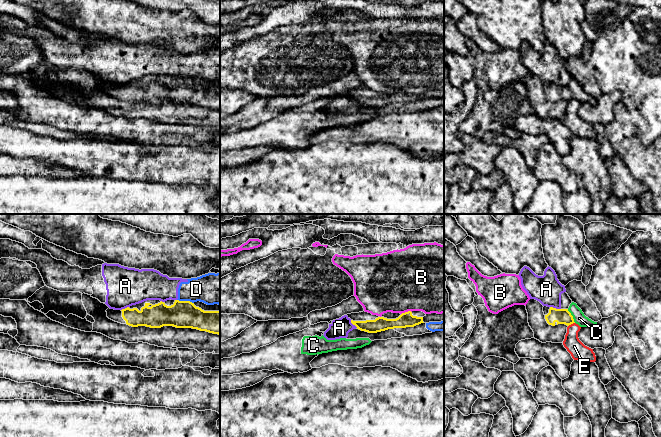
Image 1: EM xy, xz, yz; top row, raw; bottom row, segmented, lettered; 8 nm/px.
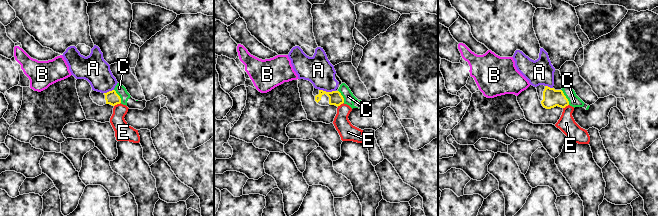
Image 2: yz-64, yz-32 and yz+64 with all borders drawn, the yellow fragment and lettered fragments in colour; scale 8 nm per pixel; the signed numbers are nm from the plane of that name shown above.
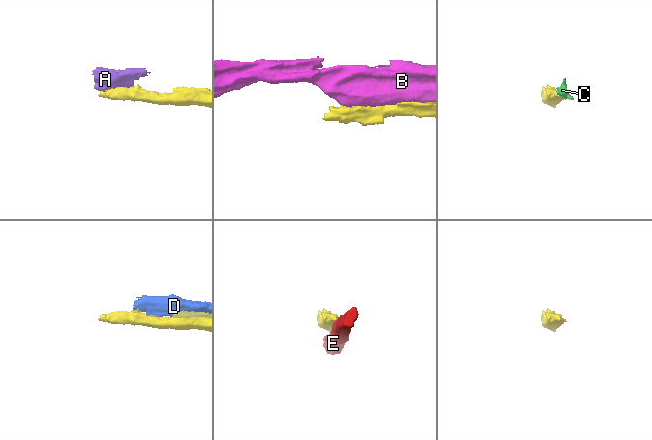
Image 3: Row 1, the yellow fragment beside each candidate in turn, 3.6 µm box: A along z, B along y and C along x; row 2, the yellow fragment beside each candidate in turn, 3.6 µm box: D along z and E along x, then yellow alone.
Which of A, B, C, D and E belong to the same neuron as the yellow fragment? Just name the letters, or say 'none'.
C

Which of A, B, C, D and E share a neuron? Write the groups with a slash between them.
A D / B / C / E

